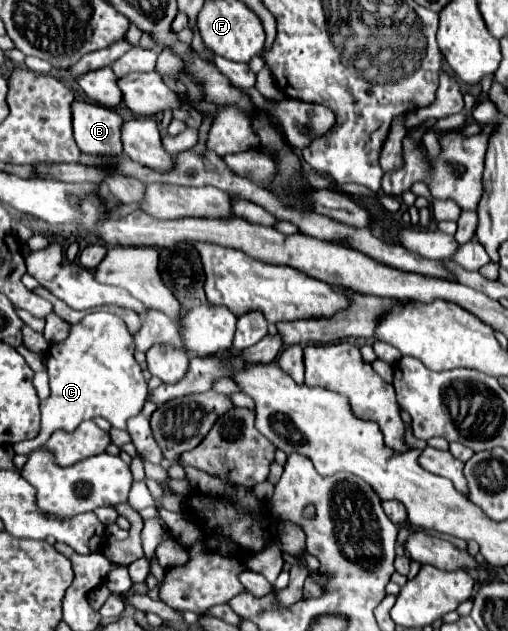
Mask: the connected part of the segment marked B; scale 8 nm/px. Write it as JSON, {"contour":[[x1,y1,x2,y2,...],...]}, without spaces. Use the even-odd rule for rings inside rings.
{"contour":[[73,102,73,132,83,154,99,158,123,156,121,126,121,116,111,108,89,102]]}

